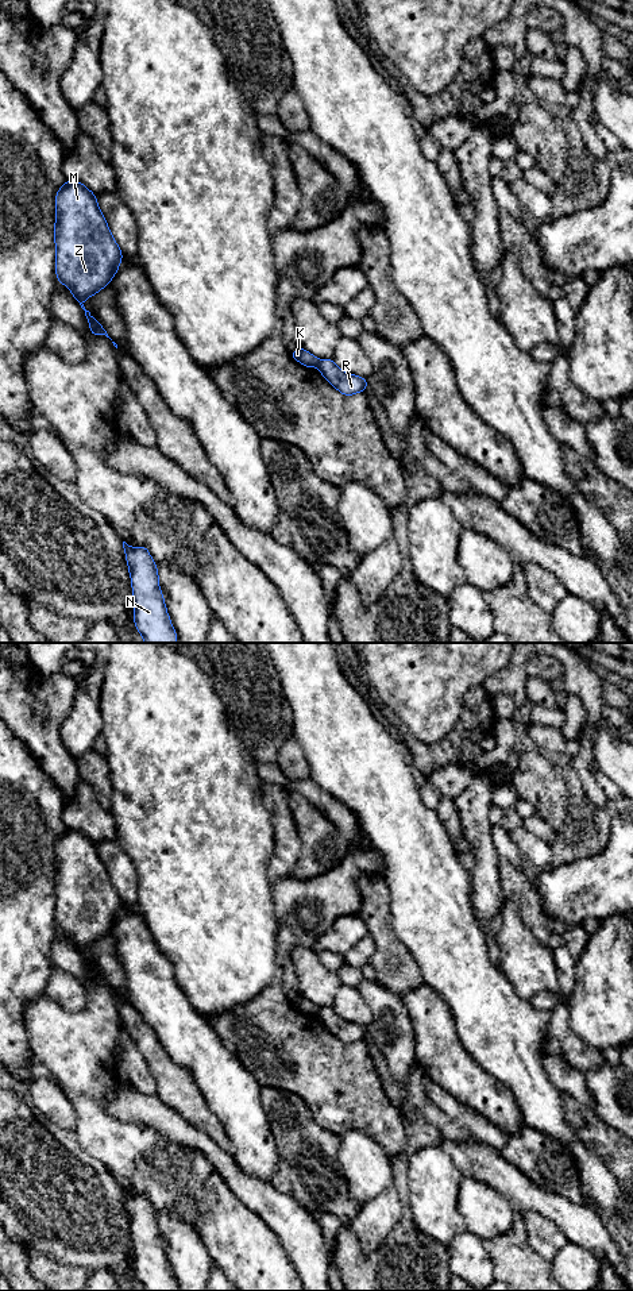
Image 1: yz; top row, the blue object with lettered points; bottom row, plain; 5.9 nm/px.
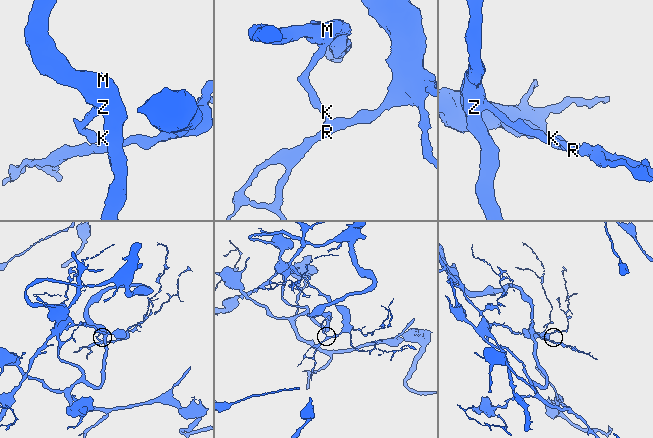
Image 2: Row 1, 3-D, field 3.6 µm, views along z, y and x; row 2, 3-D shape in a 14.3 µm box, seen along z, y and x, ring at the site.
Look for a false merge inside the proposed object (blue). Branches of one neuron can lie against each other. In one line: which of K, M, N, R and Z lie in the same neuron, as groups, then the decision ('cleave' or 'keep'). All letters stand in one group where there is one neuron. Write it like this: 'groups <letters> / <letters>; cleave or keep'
groups K M N Z / R; cleave

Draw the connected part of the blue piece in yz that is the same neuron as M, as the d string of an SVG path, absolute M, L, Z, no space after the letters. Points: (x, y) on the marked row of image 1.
M66 181L55 194L55 274L85 311L90 335L108 334L82 301L111 284L123 259L96 196L78 181Z

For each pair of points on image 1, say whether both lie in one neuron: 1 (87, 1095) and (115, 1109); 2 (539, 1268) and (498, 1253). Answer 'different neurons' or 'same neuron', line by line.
1: different neurons
2: same neuron

